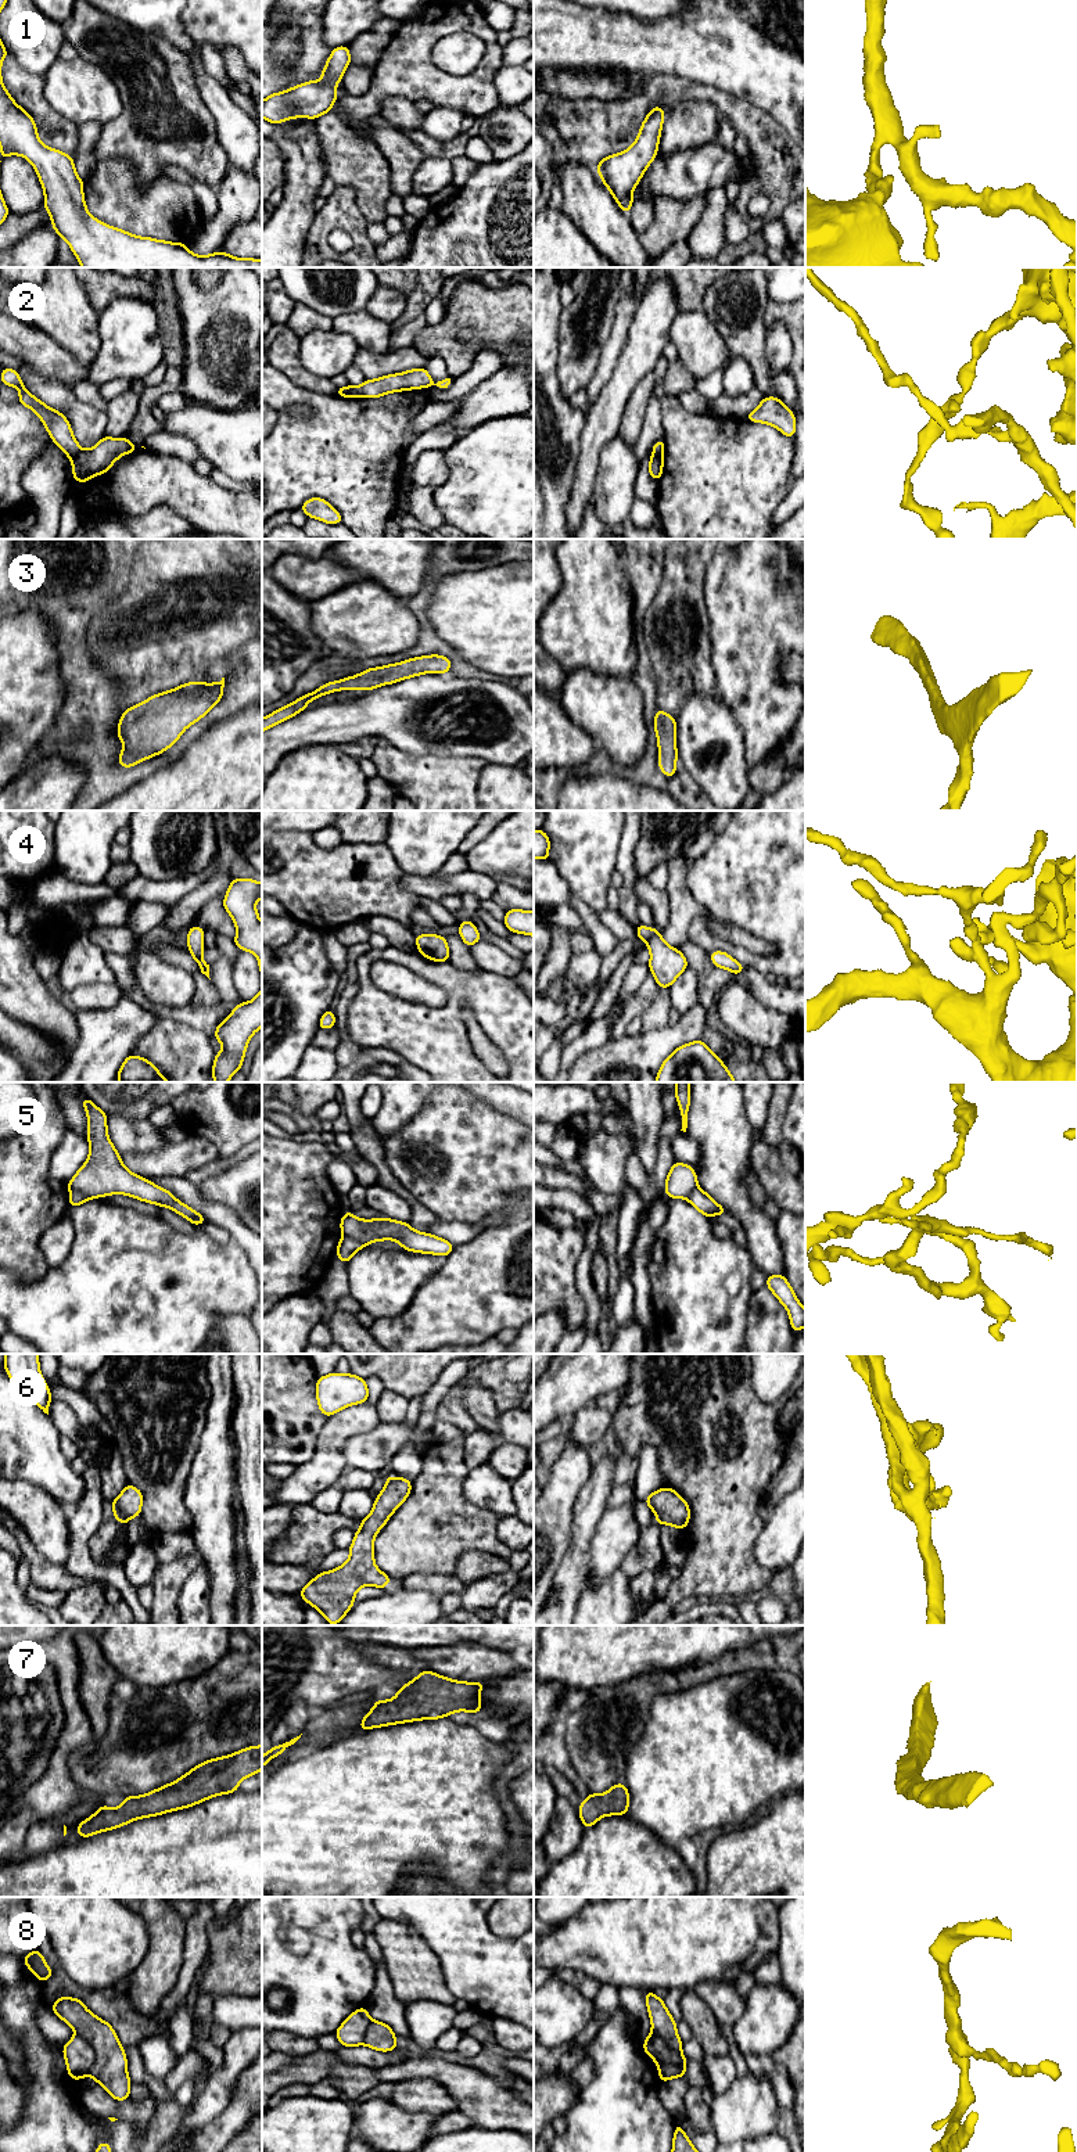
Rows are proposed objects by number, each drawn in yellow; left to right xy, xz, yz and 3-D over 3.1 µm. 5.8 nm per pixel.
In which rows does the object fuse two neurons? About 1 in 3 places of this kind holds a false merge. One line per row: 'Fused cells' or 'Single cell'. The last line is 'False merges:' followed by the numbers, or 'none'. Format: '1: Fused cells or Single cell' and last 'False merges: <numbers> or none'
1: Single cell
2: Fused cells
3: Single cell
4: Single cell
5: Fused cells
6: Fused cells
7: Single cell
8: Fused cells
False merges: 2, 5, 6, 8

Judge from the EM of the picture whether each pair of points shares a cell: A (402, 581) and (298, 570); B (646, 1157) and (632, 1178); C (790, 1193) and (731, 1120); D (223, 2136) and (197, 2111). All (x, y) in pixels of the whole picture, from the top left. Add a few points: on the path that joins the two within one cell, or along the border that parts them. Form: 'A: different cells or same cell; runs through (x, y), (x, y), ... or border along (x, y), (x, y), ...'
A: same cell; runs through (376, 570), (325, 570)
B: different cells; border along (660, 1135), (656, 1170), (649, 1175)
C: different cells; border along (754, 1131), (749, 1161)
D: different cells; border along (230, 2098), (229, 2104), (197, 2131)

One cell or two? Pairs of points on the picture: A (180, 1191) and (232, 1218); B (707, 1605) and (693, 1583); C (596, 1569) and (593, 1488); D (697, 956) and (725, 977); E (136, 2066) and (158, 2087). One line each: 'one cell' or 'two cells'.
A: one cell
B: two cells
C: two cells
D: one cell
E: one cell

